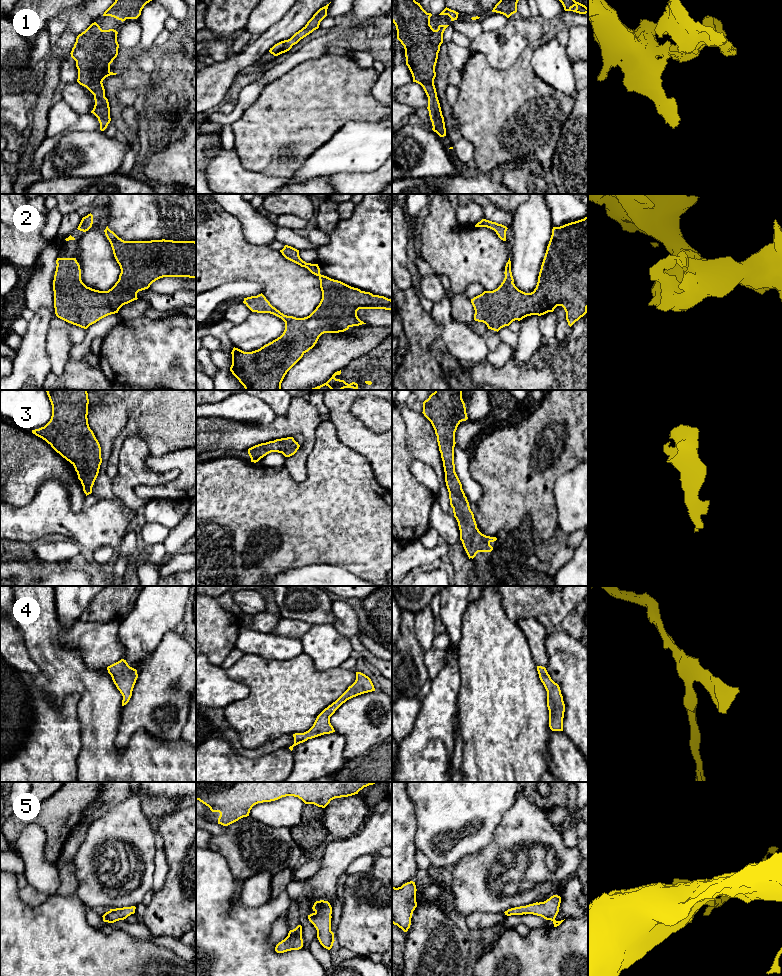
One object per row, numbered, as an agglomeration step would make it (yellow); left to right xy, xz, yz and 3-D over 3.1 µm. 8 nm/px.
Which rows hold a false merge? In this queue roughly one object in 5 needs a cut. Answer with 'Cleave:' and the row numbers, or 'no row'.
Cleave: no row

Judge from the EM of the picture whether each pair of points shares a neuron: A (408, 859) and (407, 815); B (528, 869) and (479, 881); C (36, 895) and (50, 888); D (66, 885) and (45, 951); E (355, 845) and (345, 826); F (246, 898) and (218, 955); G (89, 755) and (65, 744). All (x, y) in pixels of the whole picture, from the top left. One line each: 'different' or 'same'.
A: same
B: same
C: different
D: different
E: different
F: different
G: different

